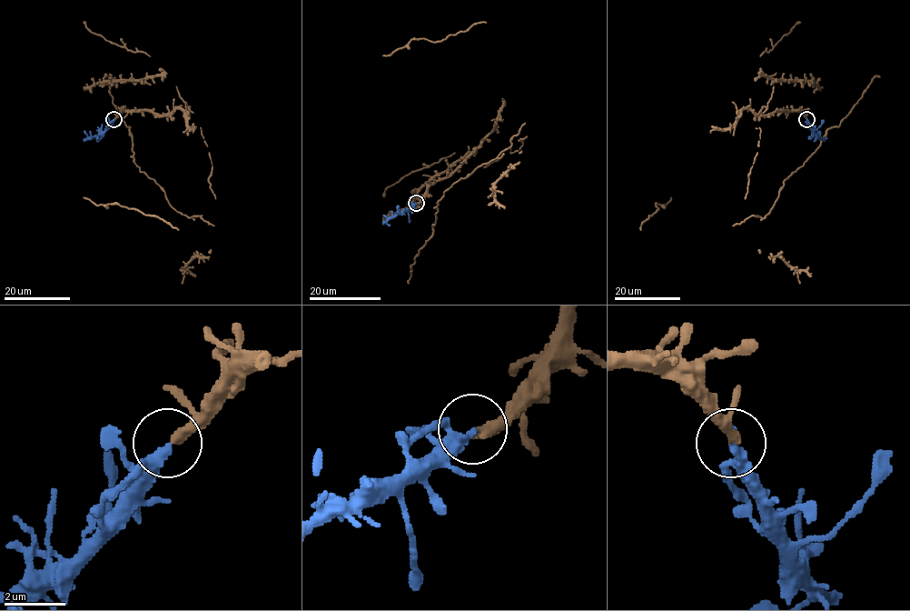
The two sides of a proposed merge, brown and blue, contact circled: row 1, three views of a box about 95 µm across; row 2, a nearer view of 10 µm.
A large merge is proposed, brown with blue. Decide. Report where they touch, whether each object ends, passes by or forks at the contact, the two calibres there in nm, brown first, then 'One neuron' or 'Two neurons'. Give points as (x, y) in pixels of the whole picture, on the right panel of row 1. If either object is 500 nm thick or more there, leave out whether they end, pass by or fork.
Place: (806, 119). At the ring brown passes by. At the ring blue passes by. Thickness 240 nm (brown) against 200 nm. One neuron

